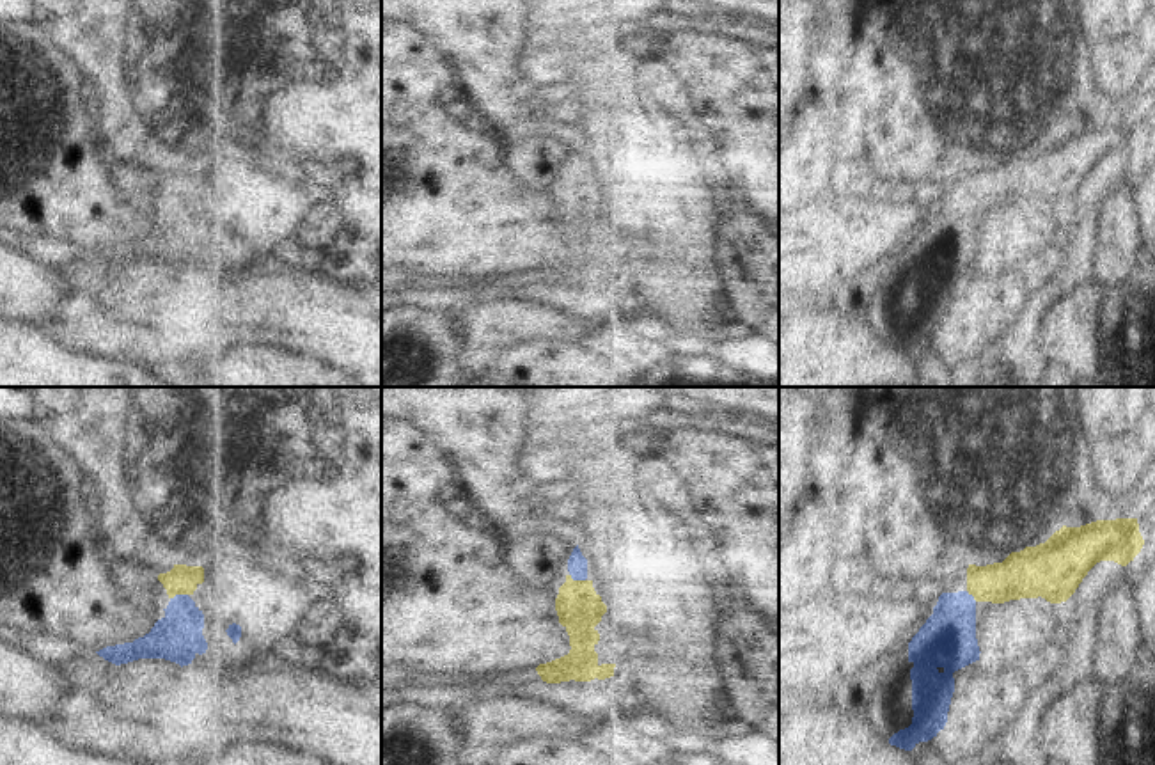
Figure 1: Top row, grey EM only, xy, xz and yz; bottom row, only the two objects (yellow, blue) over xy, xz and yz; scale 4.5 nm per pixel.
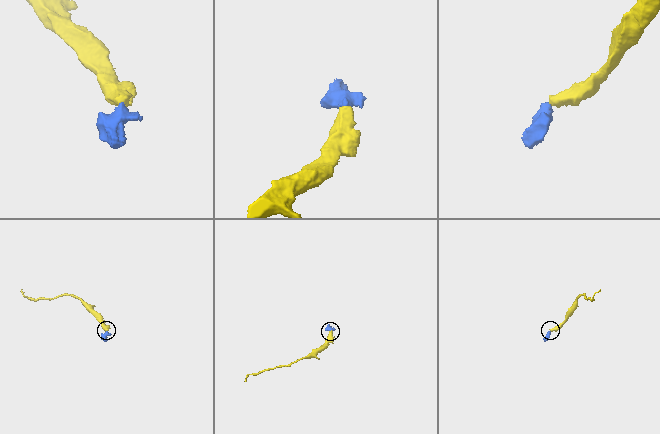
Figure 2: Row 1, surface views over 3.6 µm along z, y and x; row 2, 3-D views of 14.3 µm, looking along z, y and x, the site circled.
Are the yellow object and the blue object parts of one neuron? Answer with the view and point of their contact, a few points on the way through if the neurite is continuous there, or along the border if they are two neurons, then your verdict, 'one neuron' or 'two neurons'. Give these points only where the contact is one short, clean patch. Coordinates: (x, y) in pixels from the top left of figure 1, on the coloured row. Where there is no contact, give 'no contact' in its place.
contact xy (178, 593); way xy (181, 579), (178, 593), (178, 636); one neuron

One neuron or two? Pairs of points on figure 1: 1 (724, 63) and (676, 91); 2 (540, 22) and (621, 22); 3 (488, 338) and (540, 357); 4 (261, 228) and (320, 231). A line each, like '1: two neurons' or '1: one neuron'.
1: two neurons
2: one neuron
3: two neurons
4: two neurons

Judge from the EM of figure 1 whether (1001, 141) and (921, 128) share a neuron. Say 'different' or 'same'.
same

